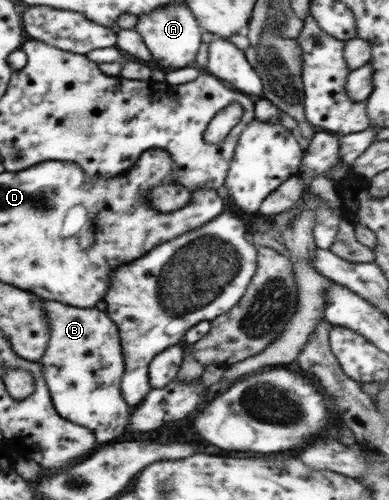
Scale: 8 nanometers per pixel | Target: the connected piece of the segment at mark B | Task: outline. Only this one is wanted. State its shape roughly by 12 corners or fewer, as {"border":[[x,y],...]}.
{"border":[[46,301],[54,410],[118,442],[134,407],[116,323]]}

